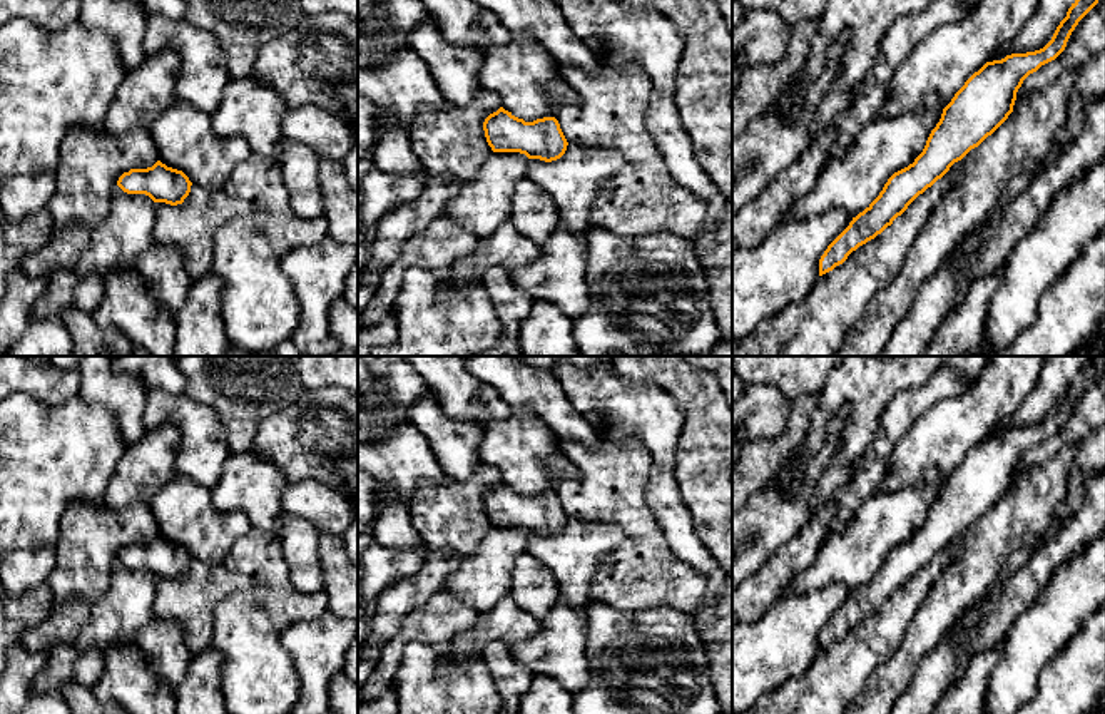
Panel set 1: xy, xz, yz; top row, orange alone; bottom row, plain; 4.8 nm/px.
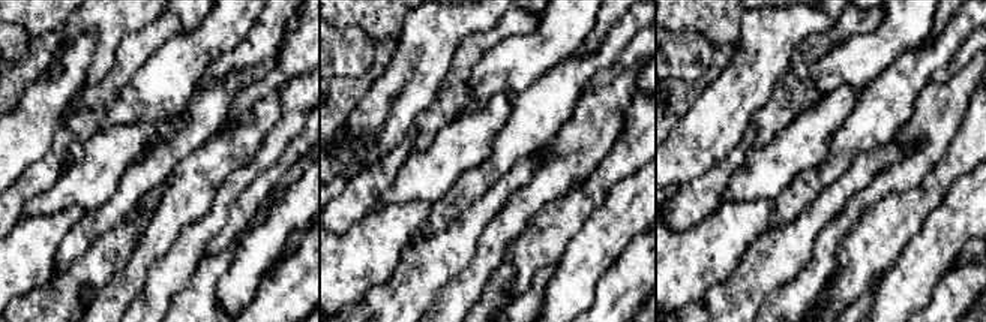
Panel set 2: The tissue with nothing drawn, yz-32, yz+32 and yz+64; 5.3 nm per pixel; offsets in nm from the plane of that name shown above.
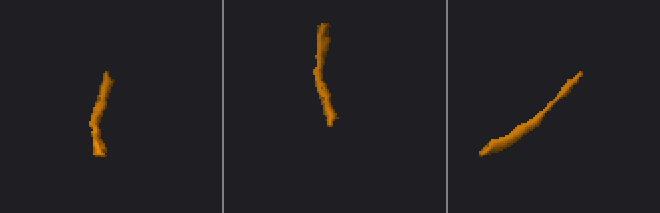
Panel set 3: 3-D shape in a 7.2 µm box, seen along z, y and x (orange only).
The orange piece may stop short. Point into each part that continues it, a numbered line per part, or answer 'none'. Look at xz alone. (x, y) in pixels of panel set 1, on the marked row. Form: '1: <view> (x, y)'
none

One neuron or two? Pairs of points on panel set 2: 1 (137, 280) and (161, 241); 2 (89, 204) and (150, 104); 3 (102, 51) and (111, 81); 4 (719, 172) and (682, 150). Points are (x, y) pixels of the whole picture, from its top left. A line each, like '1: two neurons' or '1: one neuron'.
1: one neuron
2: two neurons
3: two neurons
4: two neurons

